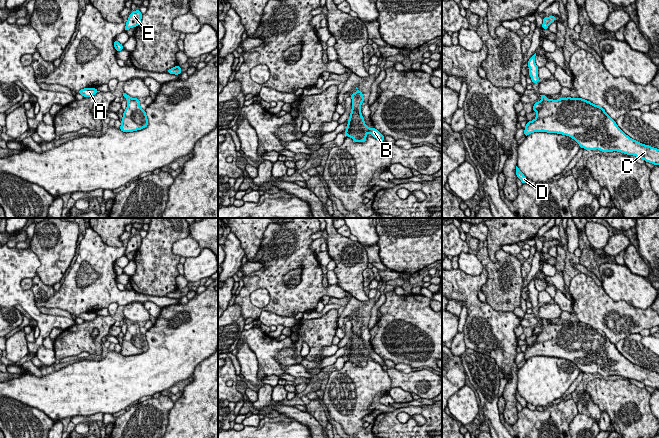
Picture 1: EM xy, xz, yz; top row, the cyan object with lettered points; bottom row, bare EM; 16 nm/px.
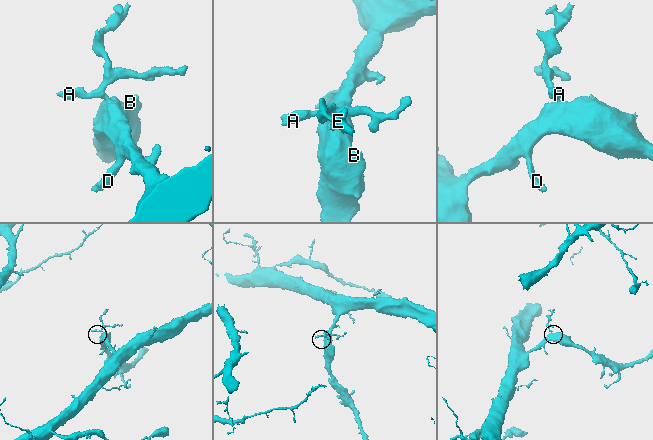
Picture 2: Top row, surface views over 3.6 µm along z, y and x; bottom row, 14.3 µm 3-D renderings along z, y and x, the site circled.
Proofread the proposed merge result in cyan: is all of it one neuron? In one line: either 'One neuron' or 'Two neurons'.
One neuron

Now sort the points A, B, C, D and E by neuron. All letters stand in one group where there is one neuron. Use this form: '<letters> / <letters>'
A B C D E

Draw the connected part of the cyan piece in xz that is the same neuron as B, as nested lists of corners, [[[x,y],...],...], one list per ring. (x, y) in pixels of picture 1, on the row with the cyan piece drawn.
[[[360,90],[350,95],[352,98],[352,109],[350,118],[346,127],[345,135],[351,137],[355,142],[365,142],[367,133],[369,132],[374,138],[383,143],[384,135],[382,135],[377,129],[369,128],[361,114],[361,104],[365,100]]]

